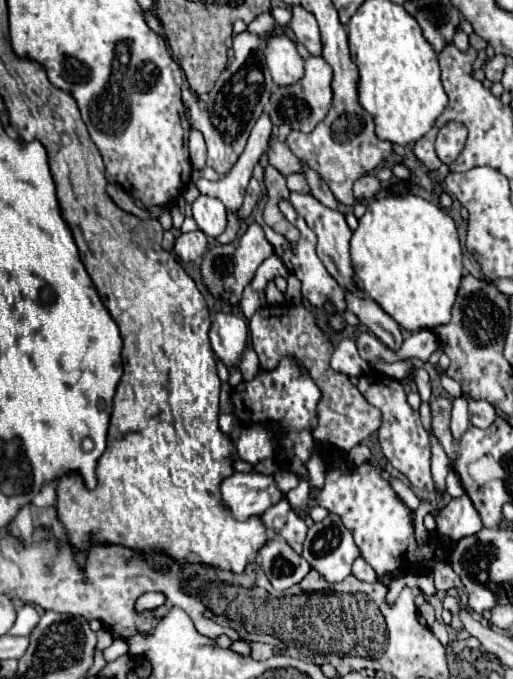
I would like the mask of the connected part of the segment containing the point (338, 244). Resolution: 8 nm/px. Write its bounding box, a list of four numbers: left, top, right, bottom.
[289,192,355,288]

